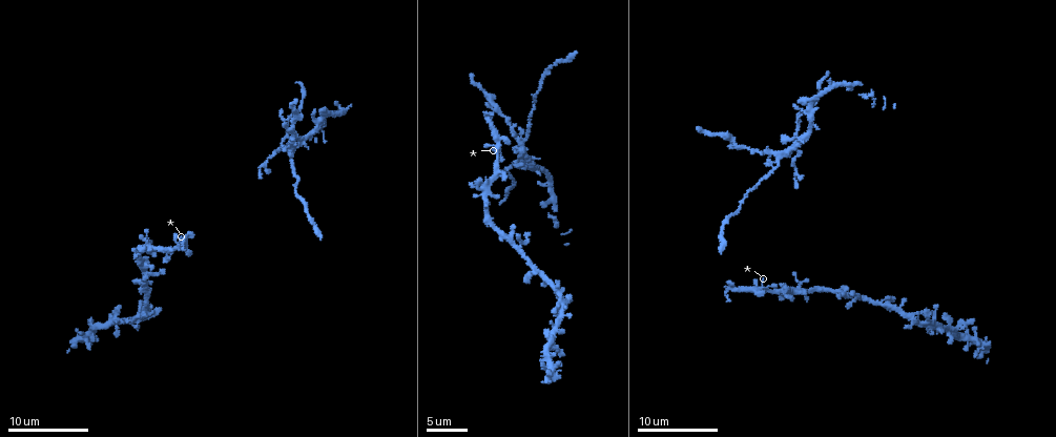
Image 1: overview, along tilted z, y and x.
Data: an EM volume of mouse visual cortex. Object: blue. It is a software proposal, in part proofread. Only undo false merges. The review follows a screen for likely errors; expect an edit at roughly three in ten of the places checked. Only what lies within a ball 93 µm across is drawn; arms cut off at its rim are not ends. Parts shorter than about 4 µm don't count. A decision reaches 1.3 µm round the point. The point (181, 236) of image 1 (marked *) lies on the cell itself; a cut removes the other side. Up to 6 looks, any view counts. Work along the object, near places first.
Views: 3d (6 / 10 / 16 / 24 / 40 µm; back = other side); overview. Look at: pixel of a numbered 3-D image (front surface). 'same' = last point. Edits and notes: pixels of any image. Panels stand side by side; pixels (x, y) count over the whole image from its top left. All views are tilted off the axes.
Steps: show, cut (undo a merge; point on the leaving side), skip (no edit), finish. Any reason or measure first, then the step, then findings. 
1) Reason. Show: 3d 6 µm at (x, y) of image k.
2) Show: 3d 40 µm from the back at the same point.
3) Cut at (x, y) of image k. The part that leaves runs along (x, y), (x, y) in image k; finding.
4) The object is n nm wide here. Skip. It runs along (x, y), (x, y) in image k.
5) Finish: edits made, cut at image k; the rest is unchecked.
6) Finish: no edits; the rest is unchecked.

Four or more arms meet. Show: 3d 6 µm at (179, 247) of image 1.

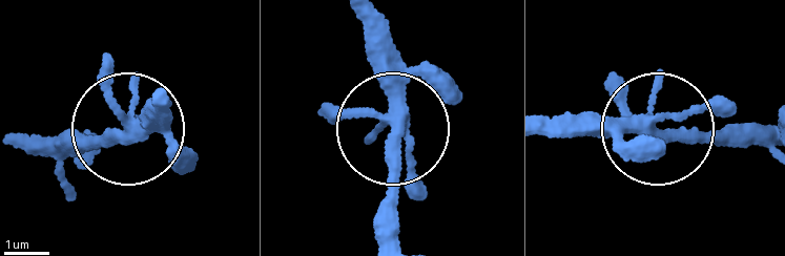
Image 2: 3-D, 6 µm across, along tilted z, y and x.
The side arm is 40 µm long. Skip. It runs along (141, 73), (125, 135), (70, 158) in image 2; all the same cell.

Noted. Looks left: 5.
Small branch off a trunk. Show: 3d 6 µm at (520, 244) of image 1.

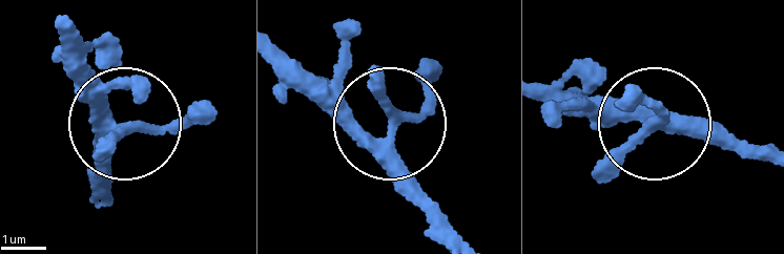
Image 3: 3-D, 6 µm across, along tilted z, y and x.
Show: 3d 6 µm from the back at (118, 124) of image 3.

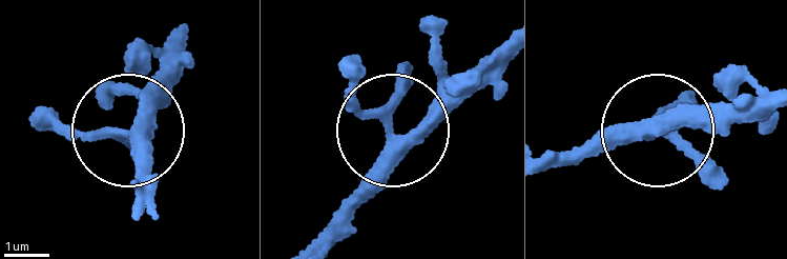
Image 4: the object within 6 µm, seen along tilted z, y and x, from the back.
Skip. It runs along (506, 48), (395, 132), (381, 173), (334, 215) in image 4; all the same cell.

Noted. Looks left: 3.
Three arms meet. Show: 3d 6 µm at (500, 107) of image 1.

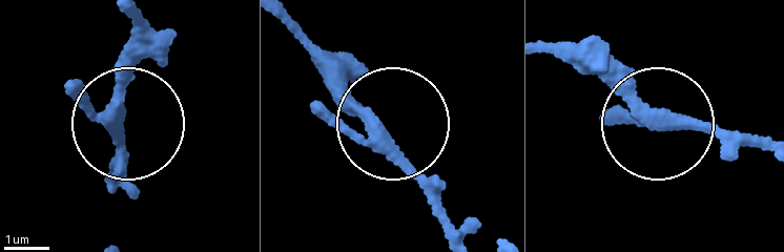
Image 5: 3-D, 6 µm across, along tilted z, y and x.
Show: 3d 6 µm from the back at (380, 132) of image 5.

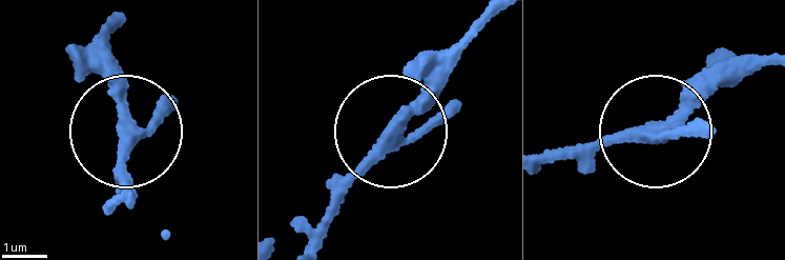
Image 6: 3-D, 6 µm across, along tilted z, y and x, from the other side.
Skip. All the same cell.

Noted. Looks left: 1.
Finish: no edits; the rest is unchecked.

